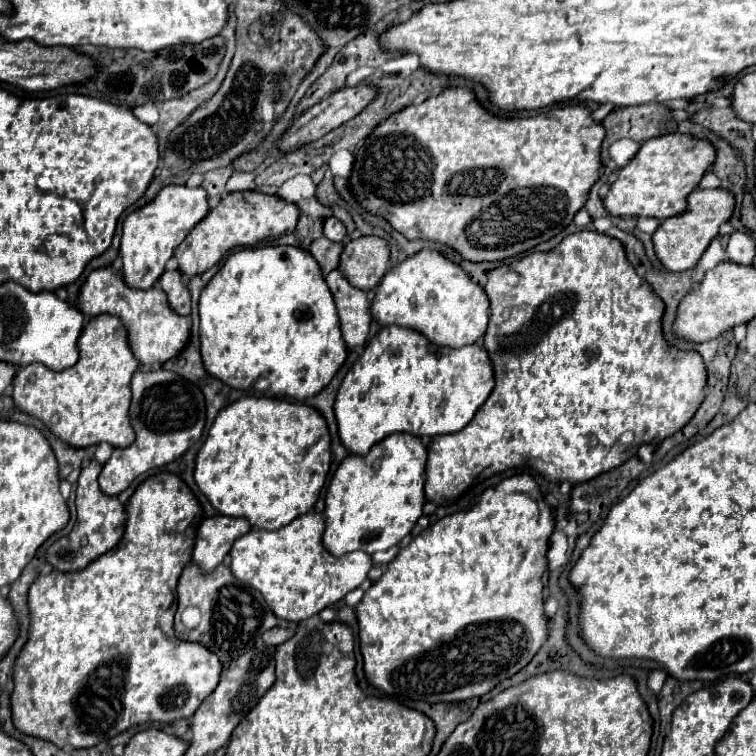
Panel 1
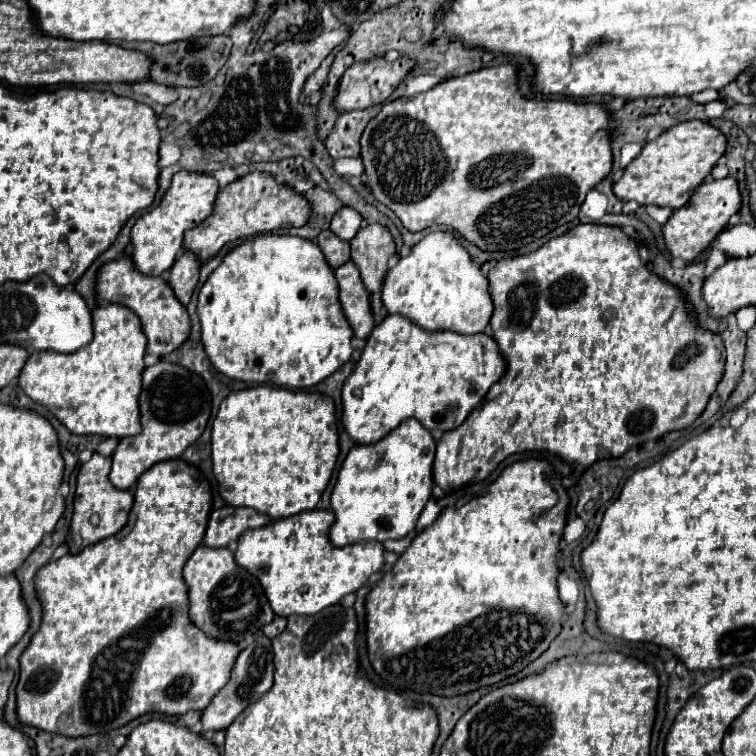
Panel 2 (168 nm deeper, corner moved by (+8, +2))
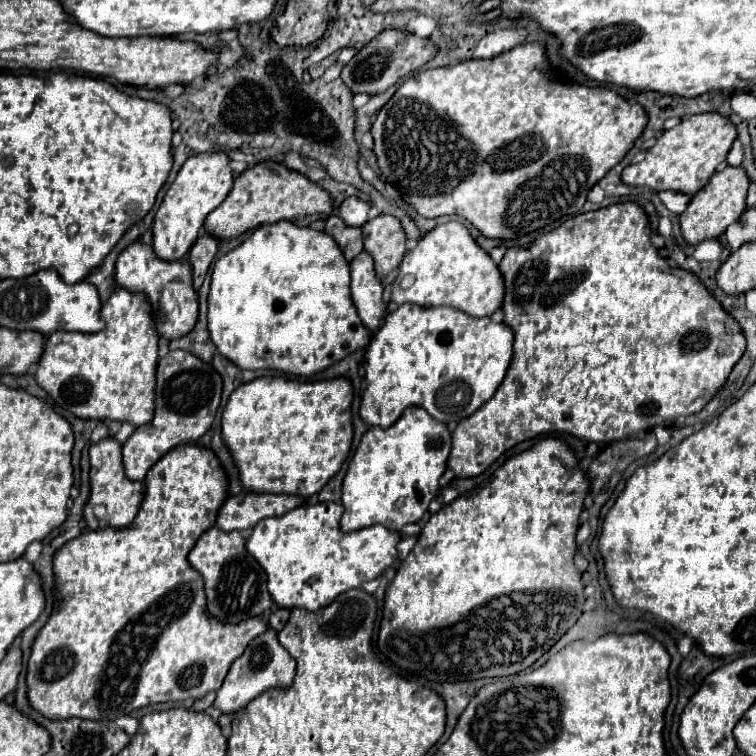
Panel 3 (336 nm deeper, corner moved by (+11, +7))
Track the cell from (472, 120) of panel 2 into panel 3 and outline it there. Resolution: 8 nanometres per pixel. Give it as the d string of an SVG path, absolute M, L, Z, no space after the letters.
M521 44L515 46L495 58L489 60L467 60L455 66L443 66L419 72L405 80L397 92L391 96L391 100L381 108L373 120L371 134L373 134L373 152L377 156L377 166L381 170L381 176L399 192L399 196L417 210L417 214L425 218L437 218L443 214L457 214L465 220L469 220L485 238L499 238L499 240L513 240L521 238L529 232L535 232L559 218L575 216L581 212L587 192L597 184L615 164L623 160L627 150L633 146L633 142L639 138L647 124L647 114L641 110L639 104L631 106L627 104L619 94L607 88L589 88L579 84L563 84L547 78L547 72L543 72L547 66L543 58L543 44Z

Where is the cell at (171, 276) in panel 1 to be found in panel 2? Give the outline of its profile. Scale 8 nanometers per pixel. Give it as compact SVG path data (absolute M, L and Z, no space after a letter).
M184 251L176 259L174 267L170 269L170 285L176 293L176 297L180 299L180 303L184 303L184 305L188 305L188 301L194 293L194 287L198 285L200 267L202 267L202 261L198 259L198 255L192 251Z

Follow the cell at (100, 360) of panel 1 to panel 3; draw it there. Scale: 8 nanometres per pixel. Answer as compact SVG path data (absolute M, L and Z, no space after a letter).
M117 288L101 308L105 328L97 334L53 332L37 362L37 384L65 410L81 420L117 420L133 426L153 418L157 368L157 332L151 310L141 294Z

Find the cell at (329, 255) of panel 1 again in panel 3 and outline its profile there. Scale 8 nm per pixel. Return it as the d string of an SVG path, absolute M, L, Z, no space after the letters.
M329 216L325 220L325 232L339 244L343 256L347 260L353 260L363 250L363 238L361 228L349 228L345 226L339 216Z

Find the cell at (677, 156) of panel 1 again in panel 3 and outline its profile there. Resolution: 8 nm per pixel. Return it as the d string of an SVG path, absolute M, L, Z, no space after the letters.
M697 114L681 120L675 128L665 130L653 148L645 152L645 158L637 164L629 164L623 174L621 182L627 186L647 186L651 190L673 190L681 194L693 196L699 192L717 170L721 162L725 162L727 152L735 140L737 132L729 118L721 114Z

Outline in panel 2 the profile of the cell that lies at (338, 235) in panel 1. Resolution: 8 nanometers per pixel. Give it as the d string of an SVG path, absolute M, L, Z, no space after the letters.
M342 207L330 223L330 229L344 241L350 241L362 225L362 215L352 207Z

